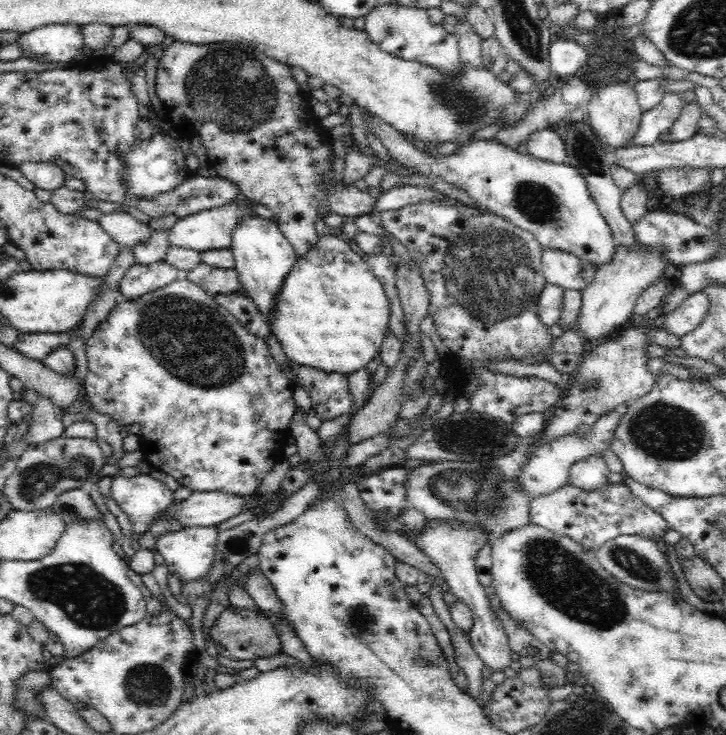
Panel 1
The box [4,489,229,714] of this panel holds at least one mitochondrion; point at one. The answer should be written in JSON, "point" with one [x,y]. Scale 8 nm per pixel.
{"point":[90,600]}

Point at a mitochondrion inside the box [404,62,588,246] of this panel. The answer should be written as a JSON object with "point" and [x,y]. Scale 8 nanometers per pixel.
{"point":[467,106]}

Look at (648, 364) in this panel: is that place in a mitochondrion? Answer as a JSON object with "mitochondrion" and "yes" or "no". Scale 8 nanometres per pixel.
{"mitochondrion":"no"}

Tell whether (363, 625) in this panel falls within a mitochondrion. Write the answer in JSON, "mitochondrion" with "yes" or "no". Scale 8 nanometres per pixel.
{"mitochondrion":"yes"}

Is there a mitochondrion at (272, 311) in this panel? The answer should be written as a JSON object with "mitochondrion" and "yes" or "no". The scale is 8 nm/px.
{"mitochondrion":"no"}

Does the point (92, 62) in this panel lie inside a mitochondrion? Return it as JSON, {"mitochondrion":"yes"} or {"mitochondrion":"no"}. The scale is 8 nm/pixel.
{"mitochondrion":"no"}

